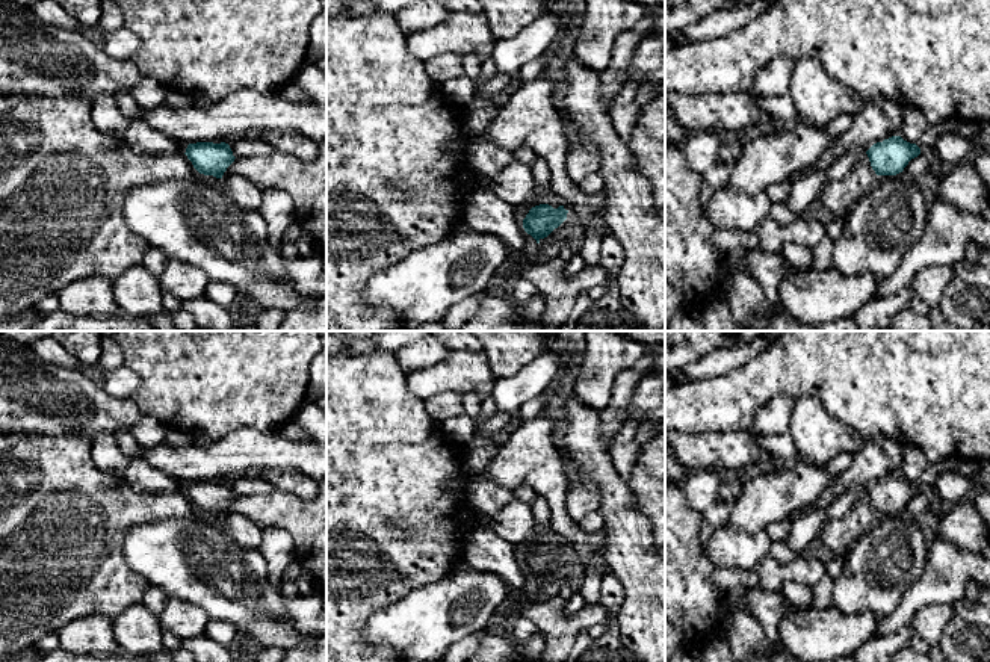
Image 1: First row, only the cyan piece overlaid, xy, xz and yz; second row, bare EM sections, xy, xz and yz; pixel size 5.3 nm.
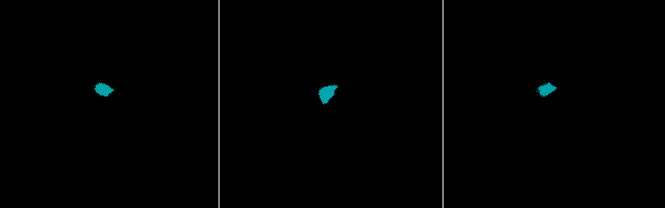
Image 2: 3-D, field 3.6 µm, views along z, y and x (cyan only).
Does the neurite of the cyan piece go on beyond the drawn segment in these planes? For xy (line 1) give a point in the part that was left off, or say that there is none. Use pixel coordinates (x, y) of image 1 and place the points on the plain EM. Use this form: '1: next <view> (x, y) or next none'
1: next none

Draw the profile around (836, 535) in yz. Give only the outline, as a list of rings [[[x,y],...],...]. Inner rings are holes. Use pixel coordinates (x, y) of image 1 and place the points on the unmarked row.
[[[863,490],[845,515],[822,523],[818,540],[830,559],[845,559],[852,544],[872,527],[875,518],[877,512]]]

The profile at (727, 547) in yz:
[[[722,524],[710,535],[706,553],[715,567],[756,570],[760,561],[769,555],[771,544],[765,531],[745,534]]]

